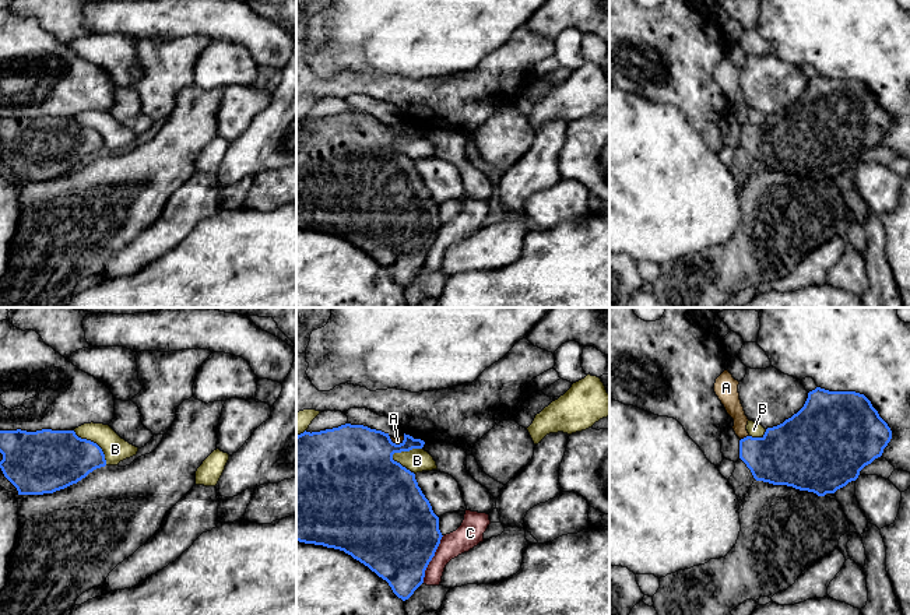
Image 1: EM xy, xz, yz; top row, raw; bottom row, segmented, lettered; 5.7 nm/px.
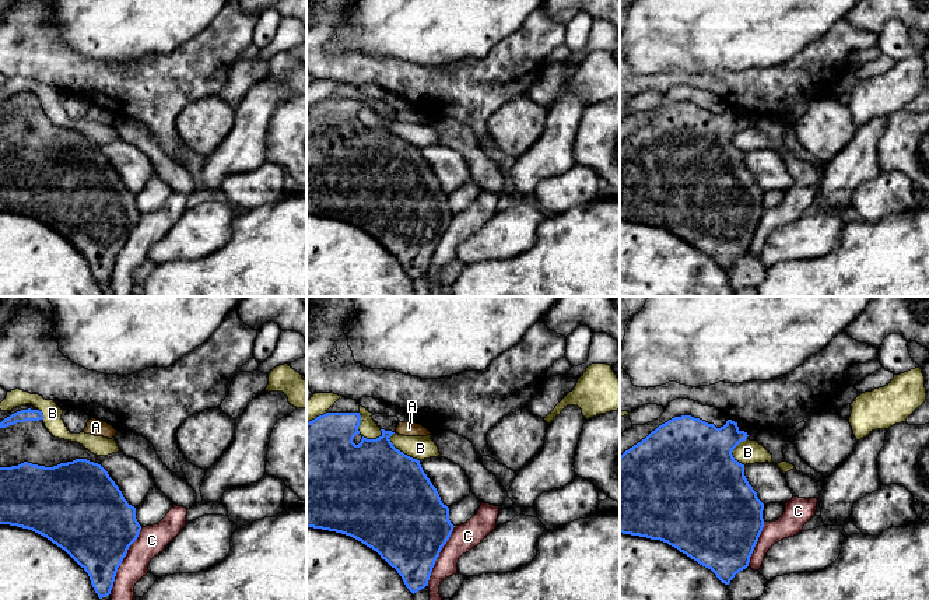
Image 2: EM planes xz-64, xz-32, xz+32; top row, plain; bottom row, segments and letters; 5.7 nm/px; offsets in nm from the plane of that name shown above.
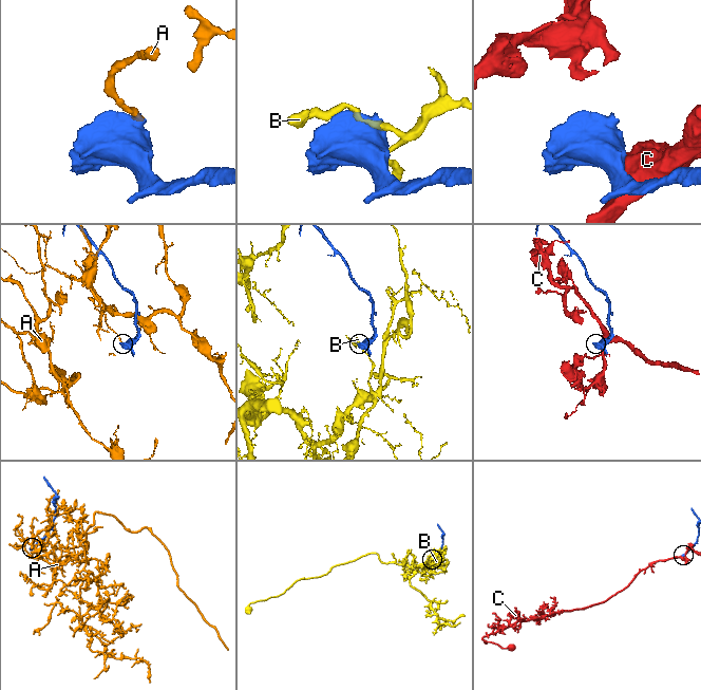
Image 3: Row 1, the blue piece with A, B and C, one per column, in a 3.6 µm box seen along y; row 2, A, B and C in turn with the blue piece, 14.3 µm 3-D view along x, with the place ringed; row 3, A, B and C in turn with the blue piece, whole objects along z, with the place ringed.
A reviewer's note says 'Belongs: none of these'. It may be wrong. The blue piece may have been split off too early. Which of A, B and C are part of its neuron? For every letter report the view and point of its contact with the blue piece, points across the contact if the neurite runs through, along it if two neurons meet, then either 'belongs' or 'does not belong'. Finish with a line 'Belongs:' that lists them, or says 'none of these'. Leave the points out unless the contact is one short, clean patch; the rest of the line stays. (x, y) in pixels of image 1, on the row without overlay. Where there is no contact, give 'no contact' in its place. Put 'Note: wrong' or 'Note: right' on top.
Note: right
A: yz (744, 125) | along yz (748, 122), (741, 126) | does not belong
B: xz (399, 150) | does not belong
C: xz (431, 246) | does not belong
Belongs: none of these

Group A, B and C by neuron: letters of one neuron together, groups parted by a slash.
A / B / C

